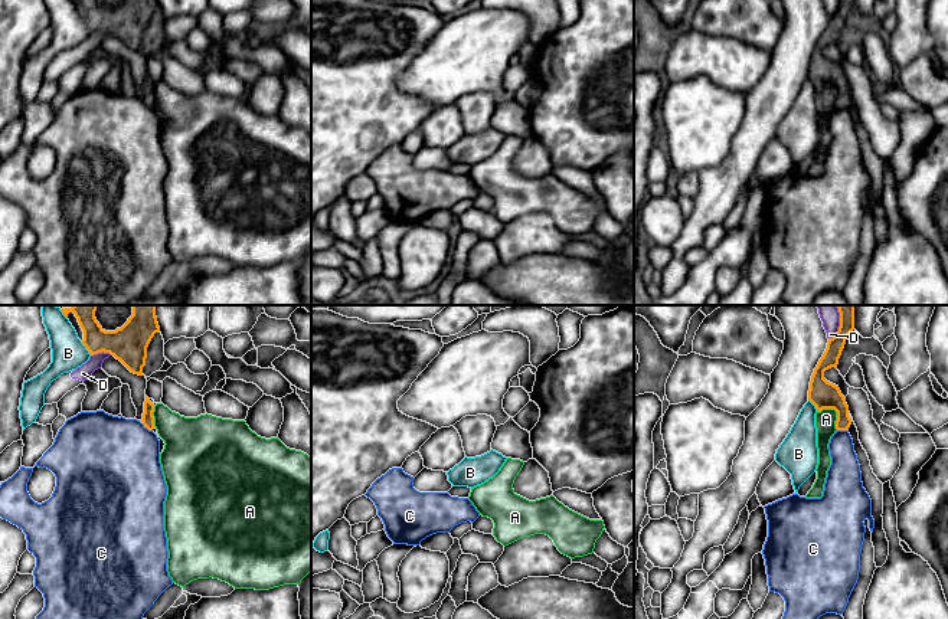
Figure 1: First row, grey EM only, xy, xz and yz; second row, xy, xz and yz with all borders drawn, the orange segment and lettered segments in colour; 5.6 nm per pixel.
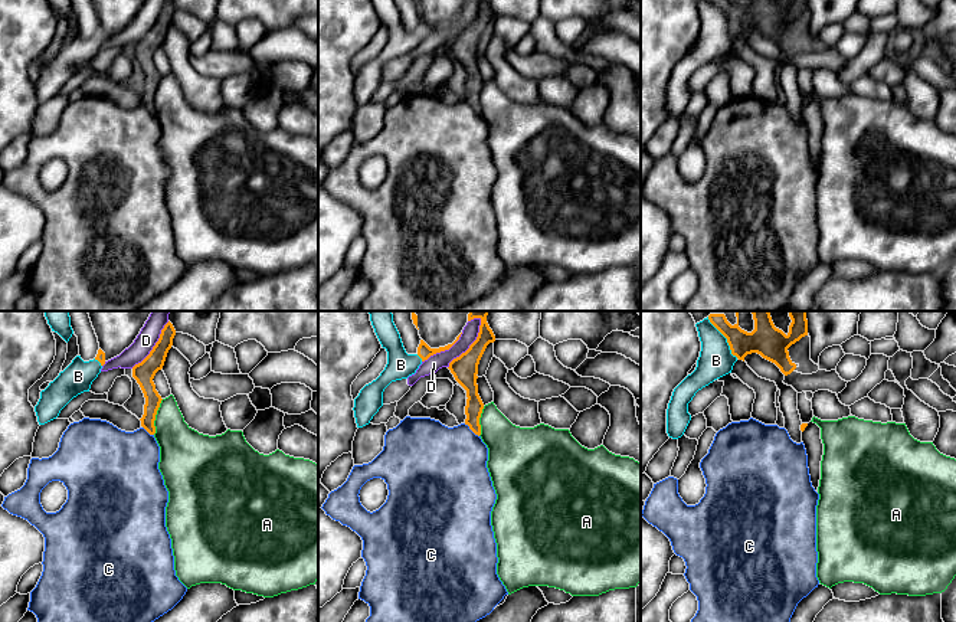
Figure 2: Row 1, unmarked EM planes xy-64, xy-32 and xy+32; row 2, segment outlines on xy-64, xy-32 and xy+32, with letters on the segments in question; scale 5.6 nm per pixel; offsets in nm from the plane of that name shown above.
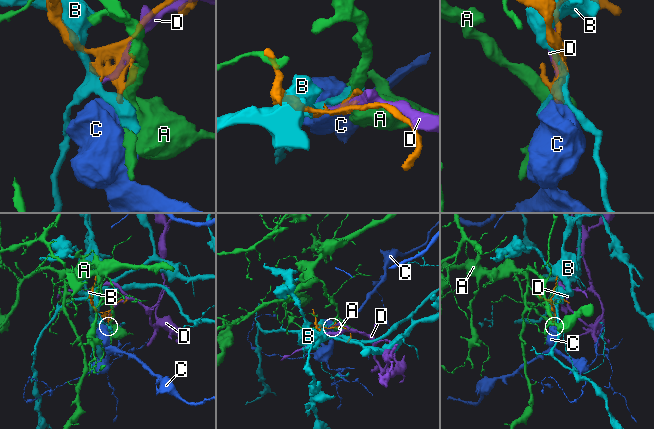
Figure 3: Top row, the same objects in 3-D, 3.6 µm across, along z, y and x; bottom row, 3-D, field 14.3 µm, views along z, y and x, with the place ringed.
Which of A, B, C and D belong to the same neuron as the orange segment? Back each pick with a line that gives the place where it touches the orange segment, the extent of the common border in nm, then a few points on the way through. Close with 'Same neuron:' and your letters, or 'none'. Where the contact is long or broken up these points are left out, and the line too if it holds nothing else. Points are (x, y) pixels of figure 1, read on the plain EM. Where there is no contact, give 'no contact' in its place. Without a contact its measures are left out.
Same neuron: none

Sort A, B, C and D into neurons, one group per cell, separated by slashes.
A / B / C / D

